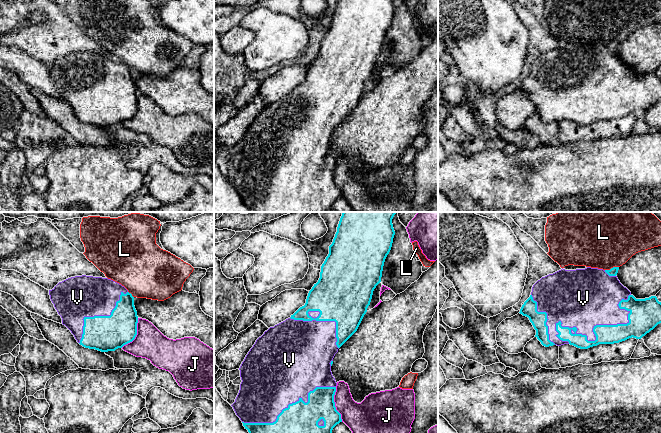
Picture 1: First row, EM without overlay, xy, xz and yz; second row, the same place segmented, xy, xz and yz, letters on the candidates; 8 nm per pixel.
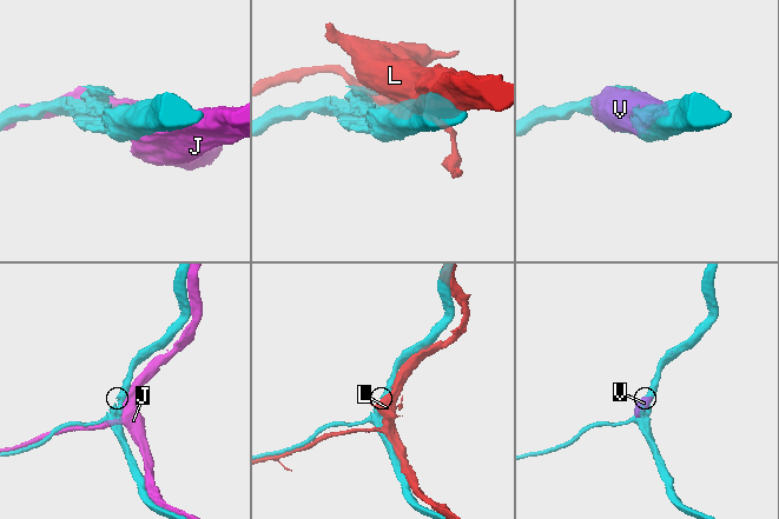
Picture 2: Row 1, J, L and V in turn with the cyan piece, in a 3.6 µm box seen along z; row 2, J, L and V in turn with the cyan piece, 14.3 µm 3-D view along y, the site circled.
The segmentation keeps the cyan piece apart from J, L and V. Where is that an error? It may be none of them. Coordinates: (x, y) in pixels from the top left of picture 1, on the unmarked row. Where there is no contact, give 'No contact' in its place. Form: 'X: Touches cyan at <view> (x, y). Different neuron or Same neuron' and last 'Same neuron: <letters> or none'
J: Touches cyan at xz (334, 180). Different neuron
L: Touches cyan at yz (611, 44). Different neuron
V: Touches cyan at yz (595, 102). Same neuron
Same neuron: V

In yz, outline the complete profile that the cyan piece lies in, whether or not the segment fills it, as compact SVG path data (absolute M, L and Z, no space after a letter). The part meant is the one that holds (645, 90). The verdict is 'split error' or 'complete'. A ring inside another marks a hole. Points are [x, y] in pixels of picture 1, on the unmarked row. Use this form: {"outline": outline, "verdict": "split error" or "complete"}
{"outline": "M587 43L585 45L565 46L561 45L553 50L549 50L538 56L532 63L530 73L524 78L520 85L520 90L529 94L534 105L536 106L535 113L545 123L564 120L570 120L580 125L588 125L599 120L614 120L625 117L629 114L641 115L651 106L653 106L658 100L661 99L661 78L658 77L656 72L651 72L645 75L636 75L631 68L624 63L617 54L619 43L613 43L610 46L603 46L598 44Z", "verdict": "split error"}

